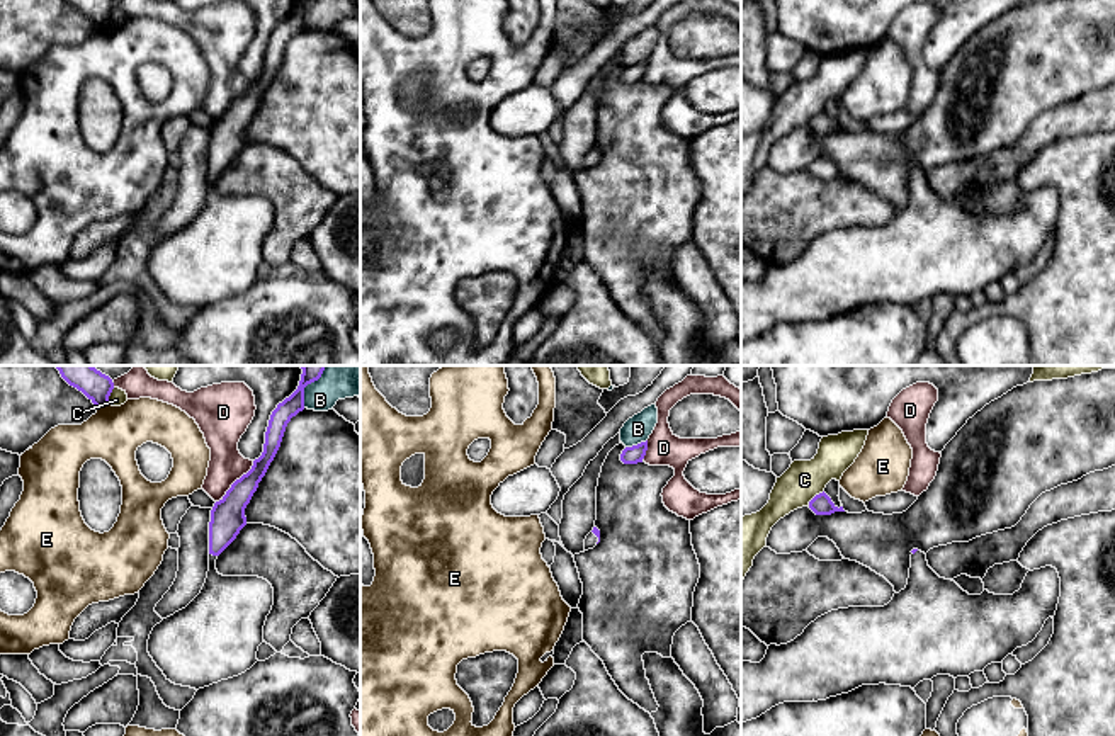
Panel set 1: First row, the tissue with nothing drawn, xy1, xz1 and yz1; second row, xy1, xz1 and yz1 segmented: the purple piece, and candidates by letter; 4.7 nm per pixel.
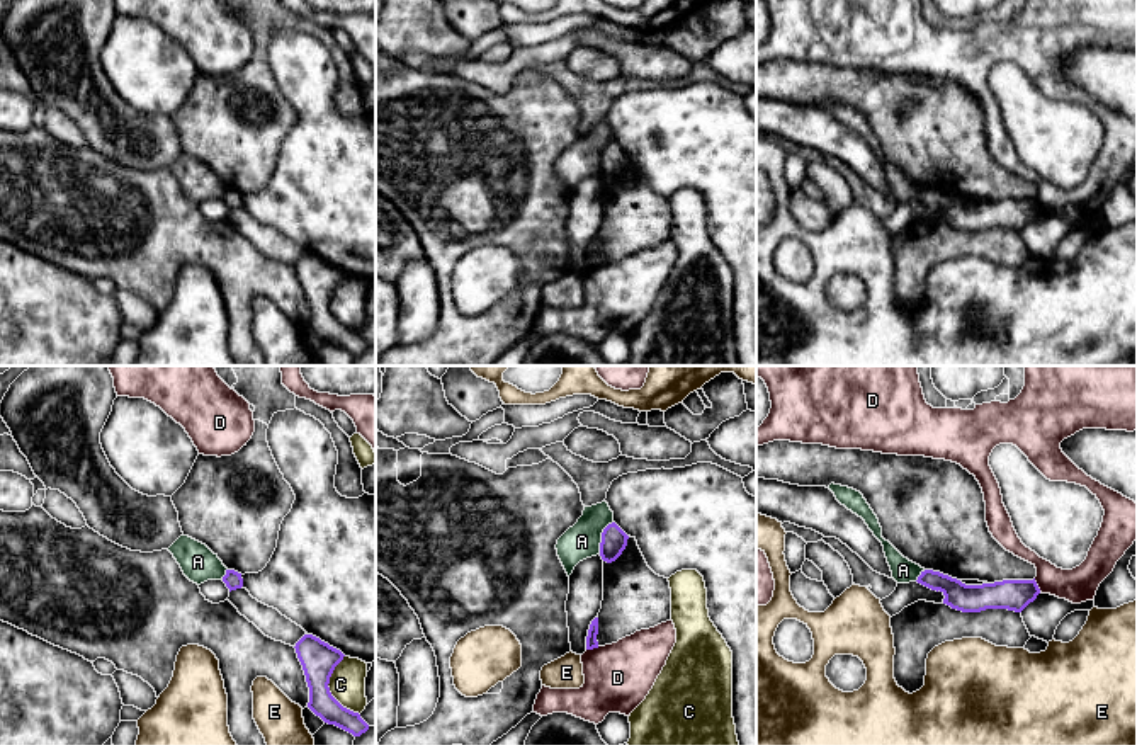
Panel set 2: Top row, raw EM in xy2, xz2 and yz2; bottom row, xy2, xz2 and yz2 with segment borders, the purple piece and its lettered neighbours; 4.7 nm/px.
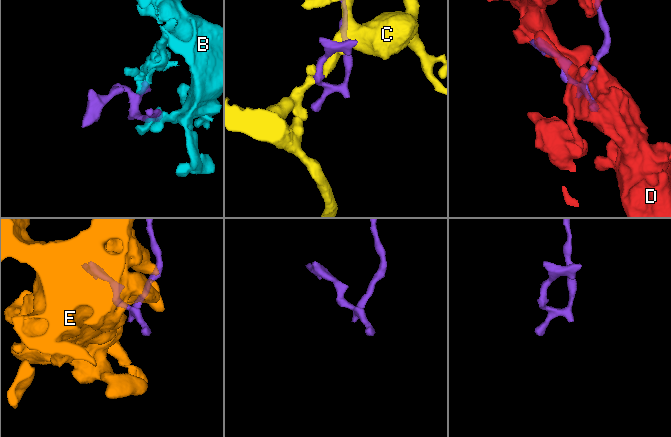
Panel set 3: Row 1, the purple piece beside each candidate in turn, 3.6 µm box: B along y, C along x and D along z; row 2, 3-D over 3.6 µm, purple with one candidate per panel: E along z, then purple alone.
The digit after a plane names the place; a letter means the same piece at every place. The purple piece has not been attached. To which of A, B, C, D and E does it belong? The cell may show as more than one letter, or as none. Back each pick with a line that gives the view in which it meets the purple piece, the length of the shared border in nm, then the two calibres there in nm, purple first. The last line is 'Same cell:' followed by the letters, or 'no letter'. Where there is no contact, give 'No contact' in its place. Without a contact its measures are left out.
Same cell: no letter

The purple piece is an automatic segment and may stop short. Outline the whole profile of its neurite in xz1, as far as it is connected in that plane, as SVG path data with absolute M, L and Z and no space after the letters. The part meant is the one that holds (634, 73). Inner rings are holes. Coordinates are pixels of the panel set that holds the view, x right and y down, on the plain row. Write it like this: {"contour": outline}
{"contour": "M648 59L637 63L637 65L632 65L632 66L625 66L622 70L622 73L620 73L620 80L624 83L637 83L637 82L642 82L642 78L646 75L646 70L648 70Z"}

